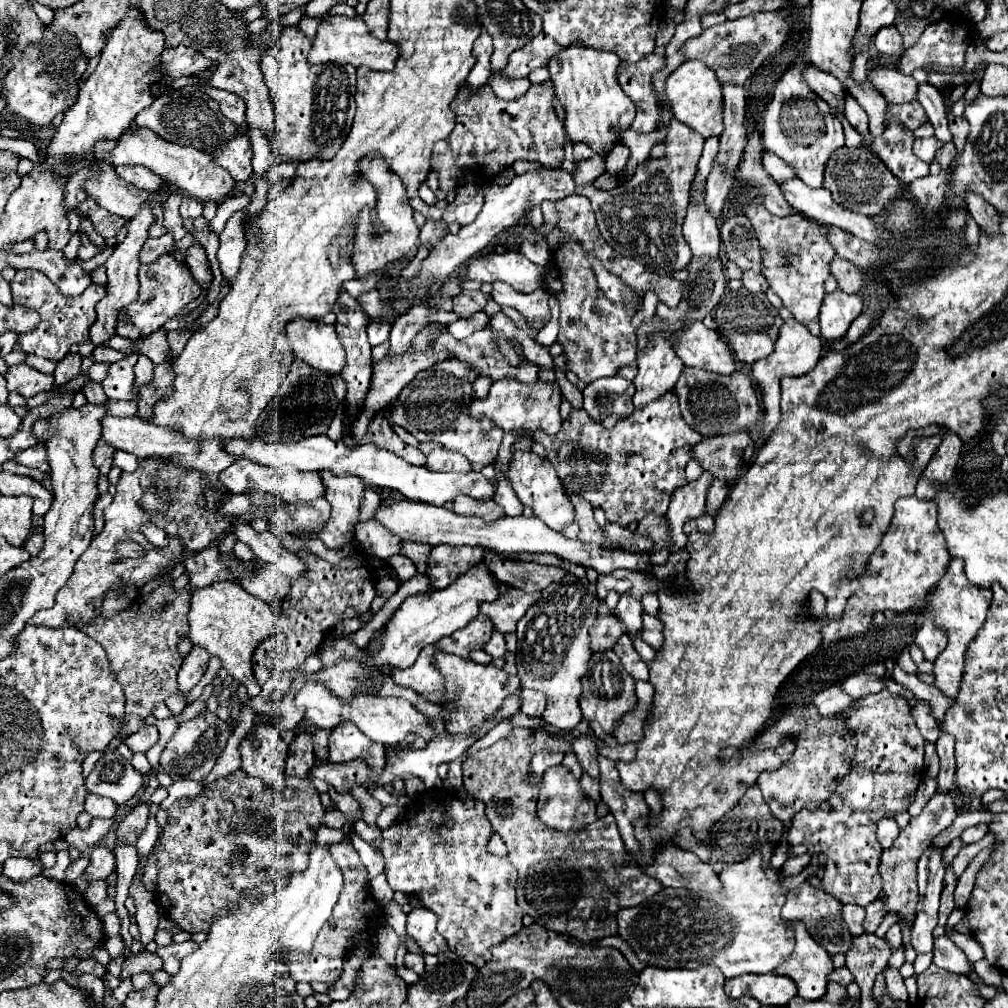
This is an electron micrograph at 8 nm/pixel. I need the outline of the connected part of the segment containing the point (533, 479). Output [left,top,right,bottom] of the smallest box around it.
[507,451,575,531]

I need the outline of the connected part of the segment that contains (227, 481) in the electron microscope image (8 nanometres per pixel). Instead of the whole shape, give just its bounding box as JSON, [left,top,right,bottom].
[219,459,323,503]

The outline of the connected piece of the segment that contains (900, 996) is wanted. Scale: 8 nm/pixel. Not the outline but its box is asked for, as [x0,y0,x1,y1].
[885,969,907,1001]

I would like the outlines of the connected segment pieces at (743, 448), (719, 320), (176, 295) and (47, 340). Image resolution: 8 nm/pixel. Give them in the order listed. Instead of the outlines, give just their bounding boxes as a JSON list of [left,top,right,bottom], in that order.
[[691,431,755,481],[715,289,783,365],[117,255,201,341],[11,269,105,361]]

